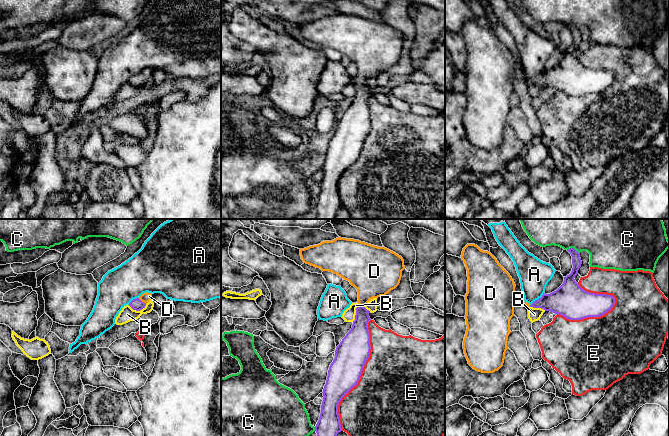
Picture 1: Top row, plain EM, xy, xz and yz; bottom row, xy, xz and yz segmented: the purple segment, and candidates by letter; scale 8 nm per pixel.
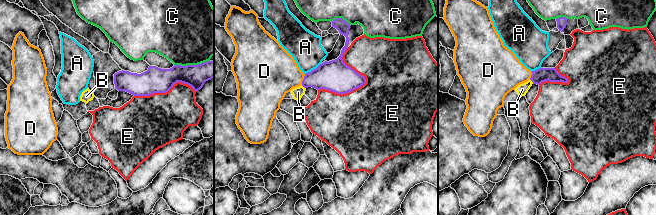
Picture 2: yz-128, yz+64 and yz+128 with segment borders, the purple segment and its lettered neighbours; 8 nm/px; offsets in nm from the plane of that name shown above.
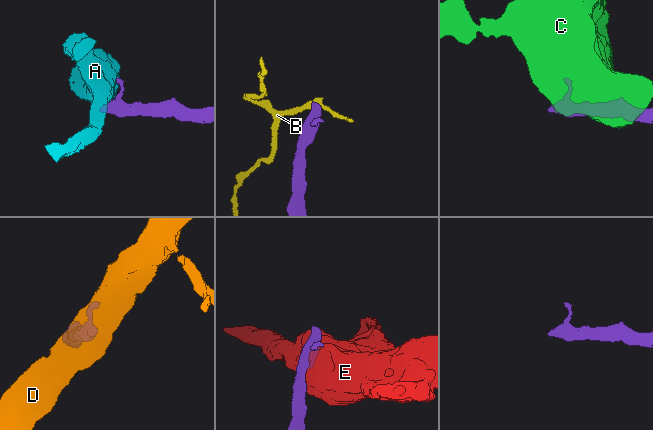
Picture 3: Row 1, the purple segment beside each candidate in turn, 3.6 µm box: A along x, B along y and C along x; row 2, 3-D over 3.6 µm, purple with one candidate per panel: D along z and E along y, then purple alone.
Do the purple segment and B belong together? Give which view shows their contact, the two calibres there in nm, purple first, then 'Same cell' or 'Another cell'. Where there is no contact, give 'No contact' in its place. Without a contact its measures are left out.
Touches purple in xy. Thickness 100 nm (purple) against 120 nm. Another cell

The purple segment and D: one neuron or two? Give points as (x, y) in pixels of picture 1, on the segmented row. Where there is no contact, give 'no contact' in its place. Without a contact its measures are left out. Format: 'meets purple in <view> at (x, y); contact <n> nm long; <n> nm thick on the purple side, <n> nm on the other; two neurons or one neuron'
meets purple in xy at (141, 301); contact 80 nm long; 100 nm thick on the purple side, 80 nm on the other; one neuron

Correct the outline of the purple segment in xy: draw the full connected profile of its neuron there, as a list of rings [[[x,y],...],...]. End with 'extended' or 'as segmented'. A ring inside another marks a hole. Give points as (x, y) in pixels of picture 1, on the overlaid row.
[[[143,293],[139,298],[133,299],[129,306],[136,311],[140,311],[145,308],[146,304],[152,299],[151,293]]] | extended

